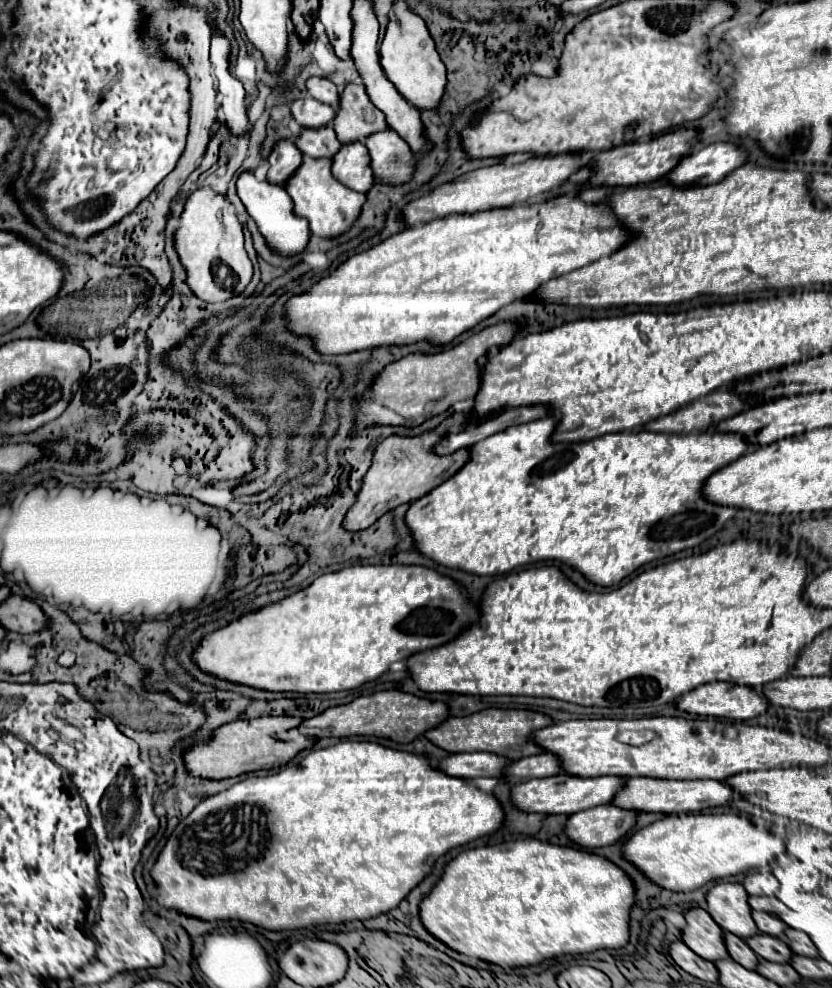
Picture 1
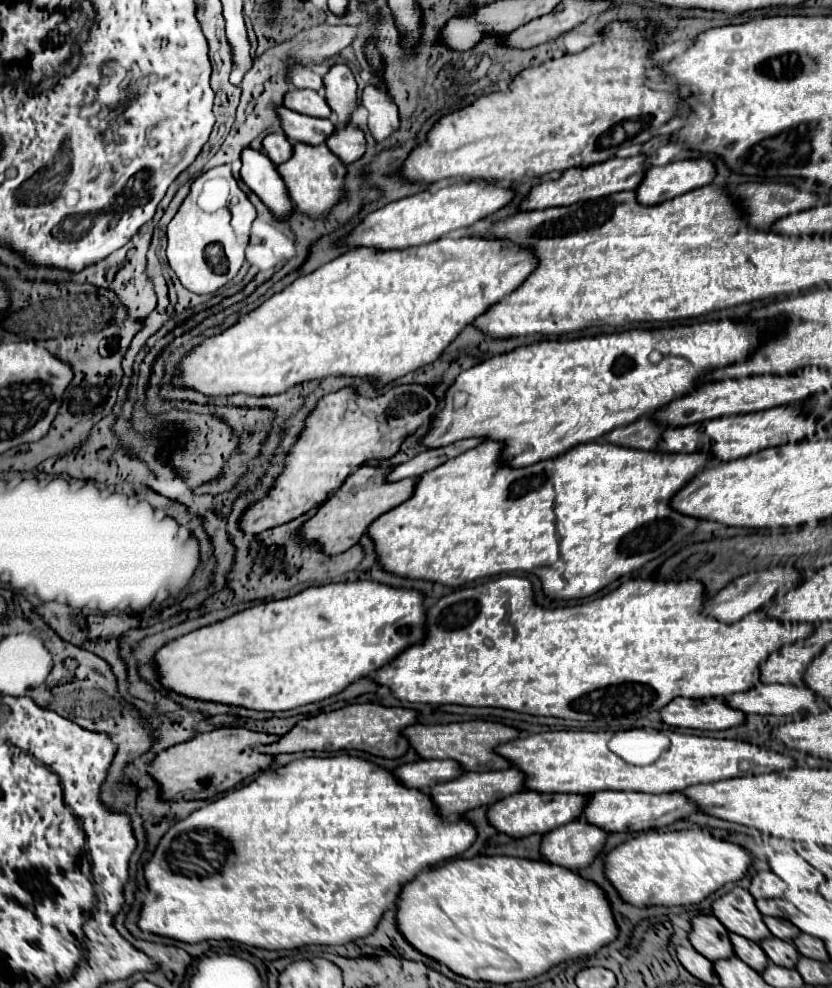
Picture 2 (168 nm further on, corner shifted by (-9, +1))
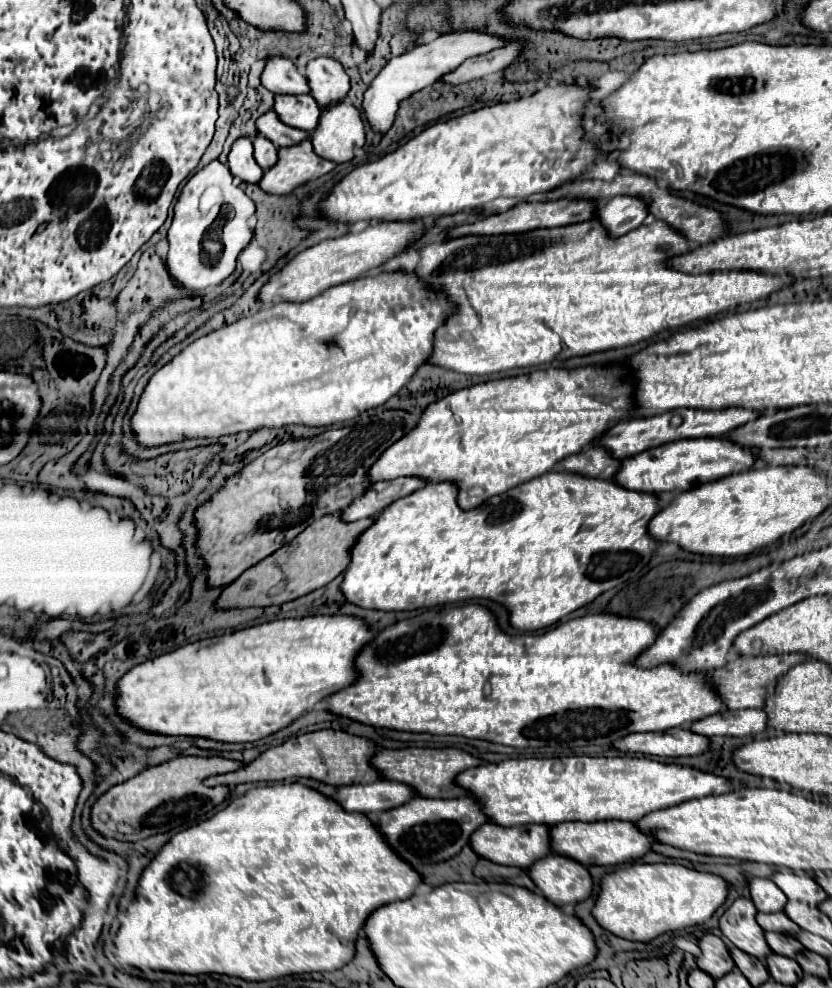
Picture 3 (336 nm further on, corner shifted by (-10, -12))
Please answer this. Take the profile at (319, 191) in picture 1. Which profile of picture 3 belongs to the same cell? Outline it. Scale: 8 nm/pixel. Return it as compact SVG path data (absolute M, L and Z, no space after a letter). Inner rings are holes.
M302 140L292 148L278 148L278 160L264 172L258 186L270 194L288 194L296 186L328 174L336 164L314 154L310 140Z

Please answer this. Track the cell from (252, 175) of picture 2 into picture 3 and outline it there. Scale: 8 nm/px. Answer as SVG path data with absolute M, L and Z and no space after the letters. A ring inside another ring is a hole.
M240 138L232 144L230 154L228 154L228 168L242 182L250 182L250 184L260 182L264 170L256 164L256 160L252 156L252 140L250 138Z

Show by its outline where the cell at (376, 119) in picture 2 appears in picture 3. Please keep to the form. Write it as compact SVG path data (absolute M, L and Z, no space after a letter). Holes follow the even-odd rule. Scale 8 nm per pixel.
M454 32L454 34L444 34L438 36L434 42L430 44L420 44L416 48L412 48L410 52L392 58L382 70L380 74L374 78L374 82L370 84L370 88L364 94L364 114L372 126L372 130L376 132L388 132L388 128L394 122L394 114L398 110L398 104L412 96L414 92L418 92L420 88L432 86L440 76L452 72L454 68L458 68L466 58L472 56L480 56L486 54L494 48L502 48L506 46L506 40L490 36L490 34L480 34L480 32Z

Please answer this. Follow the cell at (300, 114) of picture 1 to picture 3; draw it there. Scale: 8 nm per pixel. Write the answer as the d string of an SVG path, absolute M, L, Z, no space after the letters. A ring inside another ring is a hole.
M300 94L300 96L274 96L274 108L272 108L278 118L292 128L312 132L318 126L320 118L320 106L316 100L312 100L310 94Z

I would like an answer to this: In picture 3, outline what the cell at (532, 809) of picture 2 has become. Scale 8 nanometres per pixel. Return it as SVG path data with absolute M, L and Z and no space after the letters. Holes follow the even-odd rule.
M482 824L472 836L470 836L470 846L472 850L494 864L500 866L516 866L516 868L530 868L536 860L544 858L550 854L550 828L542 824L528 824L528 826L518 826L518 828L502 828L496 824Z

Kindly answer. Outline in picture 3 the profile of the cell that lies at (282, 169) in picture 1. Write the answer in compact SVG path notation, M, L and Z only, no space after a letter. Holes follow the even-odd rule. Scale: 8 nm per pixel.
M256 136L254 138L254 160L258 162L258 166L262 170L268 170L270 166L276 164L276 146L264 138L264 136Z

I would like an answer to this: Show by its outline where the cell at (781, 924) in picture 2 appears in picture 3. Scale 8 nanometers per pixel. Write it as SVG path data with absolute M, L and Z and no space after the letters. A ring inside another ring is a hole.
M766 932L766 940L768 940L768 946L772 948L772 952L788 956L788 958L796 958L796 954L800 954L804 950L804 946L796 938L792 938L792 936Z

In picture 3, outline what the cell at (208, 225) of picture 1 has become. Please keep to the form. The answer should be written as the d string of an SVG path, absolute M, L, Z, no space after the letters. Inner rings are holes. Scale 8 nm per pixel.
M212 160L194 172L180 192L168 230L170 250L166 262L170 274L188 290L206 290L220 284L234 272L238 254L252 238L252 214L254 202L240 186L234 186L234 178L226 164Z

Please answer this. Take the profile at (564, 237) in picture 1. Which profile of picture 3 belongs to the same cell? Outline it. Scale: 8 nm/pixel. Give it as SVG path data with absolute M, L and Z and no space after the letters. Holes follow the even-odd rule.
M380 270L374 276L338 284L334 288L328 288L328 292L314 296L312 300L306 300L300 304L280 302L274 306L266 306L266 308L258 310L254 316L242 318L230 326L224 326L220 330L214 330L214 332L194 340L148 380L142 396L140 396L138 408L136 408L134 416L130 418L130 428L132 428L134 440L144 448L152 448L152 446L162 446L162 444L172 444L178 440L190 440L190 438L220 438L220 436L228 436L228 434L254 432L254 430L262 430L262 428L282 428L282 426L290 426L290 424L302 424L302 426L316 428L316 426L330 426L340 420L356 418L358 414L384 404L388 398L398 394L398 390L404 384L408 384L408 380L412 378L416 368L420 364L424 364L426 358L430 356L434 330L446 322L448 312L452 312L452 308L454 306L446 300L446 296L426 290L414 272L386 272L386 270Z

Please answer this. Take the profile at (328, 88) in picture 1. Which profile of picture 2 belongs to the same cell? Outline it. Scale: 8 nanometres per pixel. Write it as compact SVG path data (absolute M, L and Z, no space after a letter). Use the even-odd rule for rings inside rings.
M297 65L291 67L289 69L289 81L291 81L291 85L295 85L299 89L313 89L317 93L323 91L321 77L317 73L309 71L307 67L297 67Z

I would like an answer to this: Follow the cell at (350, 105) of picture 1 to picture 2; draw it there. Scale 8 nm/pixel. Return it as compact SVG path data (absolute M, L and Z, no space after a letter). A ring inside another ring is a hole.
M335 65L325 77L325 99L337 115L337 125L351 123L357 105L357 81L347 65Z

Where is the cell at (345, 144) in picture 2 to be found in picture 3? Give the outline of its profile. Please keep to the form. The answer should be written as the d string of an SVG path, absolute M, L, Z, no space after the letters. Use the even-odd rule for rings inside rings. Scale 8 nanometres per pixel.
M348 100L322 108L318 126L310 134L314 152L336 164L352 160L354 148L364 146L364 140L366 132L362 116Z

